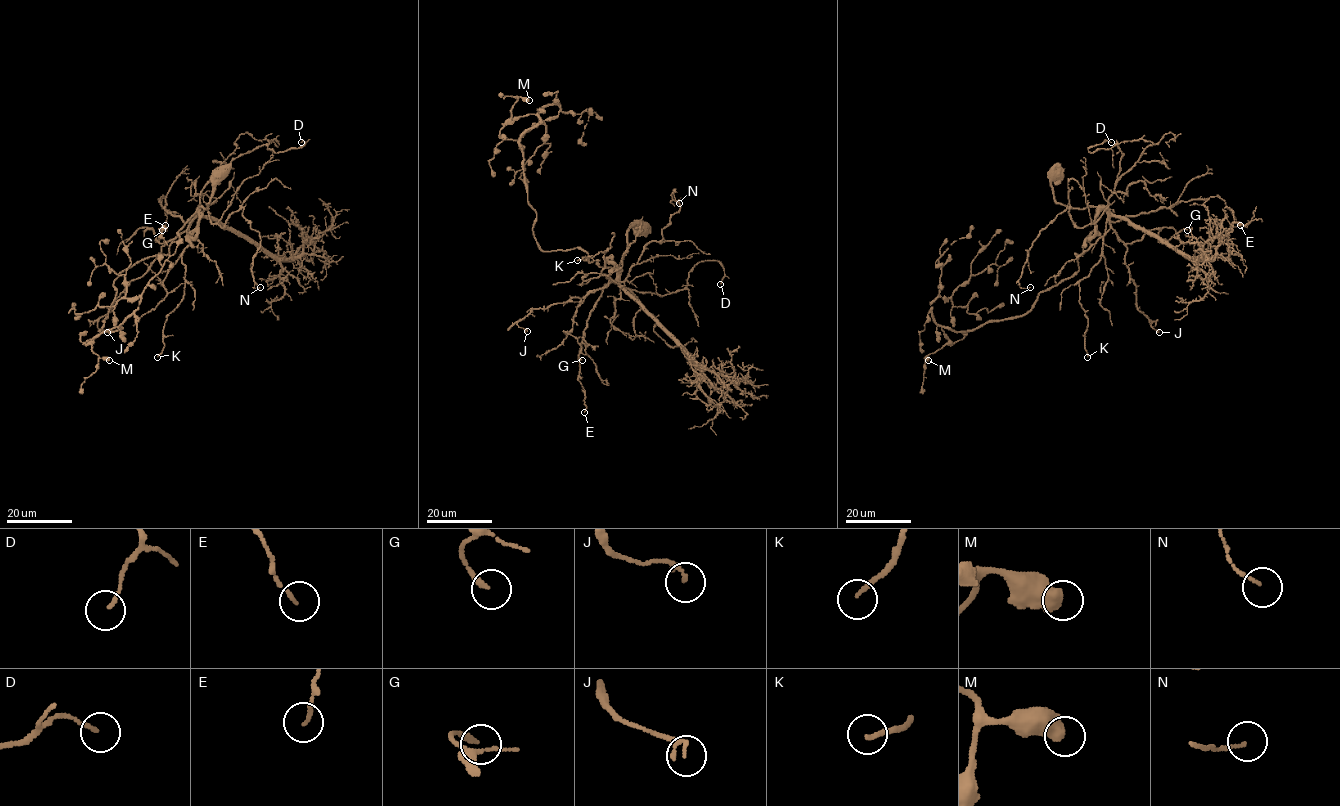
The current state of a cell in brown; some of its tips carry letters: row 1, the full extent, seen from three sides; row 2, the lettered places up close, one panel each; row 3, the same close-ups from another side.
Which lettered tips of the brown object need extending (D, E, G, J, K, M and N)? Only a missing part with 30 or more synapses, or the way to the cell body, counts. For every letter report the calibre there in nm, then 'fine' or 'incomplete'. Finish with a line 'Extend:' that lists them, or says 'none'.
D: calibre 120 nm; fine
E: calibre 120 nm; fine
G: calibre 220 nm; fine
J: calibre 100 nm; fine
K: calibre 150 nm; fine
M: calibre 600 nm; fine
N: calibre 100 nm; fine
Extend: none

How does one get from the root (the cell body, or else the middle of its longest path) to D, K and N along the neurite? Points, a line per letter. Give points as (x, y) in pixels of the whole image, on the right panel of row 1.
D: (1054, 173), (1058, 203), (1105, 206), (1123, 154), (1116, 145), (1088, 149), (1111, 142)
K: (1054, 173), (1053, 198), (1073, 208), (1096, 207), (1095, 229), (1103, 238), (1100, 260), (1079, 281), (1087, 357)
N: (1054, 173), (1058, 203), (1109, 212), (1082, 227), (1067, 208), (1060, 213), (1028, 251), (1019, 283), (1030, 287)

